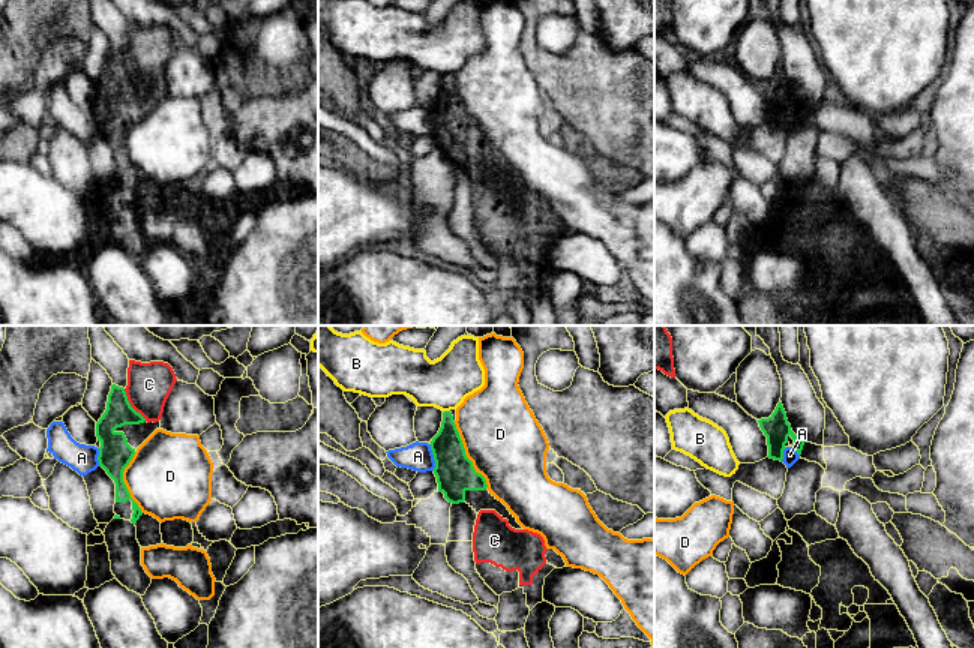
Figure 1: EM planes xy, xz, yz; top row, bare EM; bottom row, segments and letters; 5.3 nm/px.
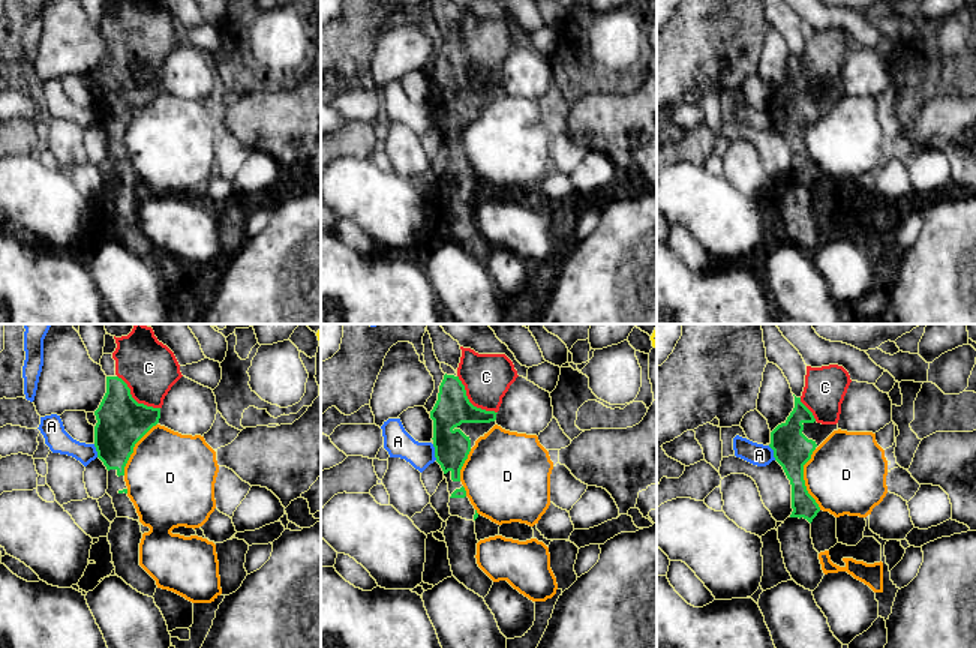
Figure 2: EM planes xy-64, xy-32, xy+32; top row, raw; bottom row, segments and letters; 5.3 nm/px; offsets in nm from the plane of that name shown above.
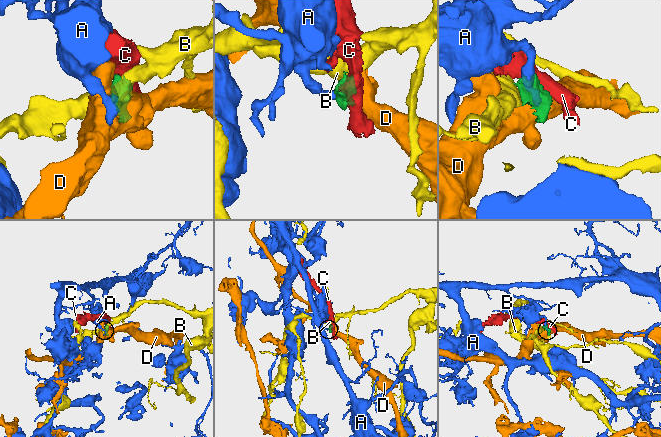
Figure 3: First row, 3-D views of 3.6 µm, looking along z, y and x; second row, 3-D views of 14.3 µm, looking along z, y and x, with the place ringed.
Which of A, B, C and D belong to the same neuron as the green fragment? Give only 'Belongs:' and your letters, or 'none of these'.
Belongs: C

